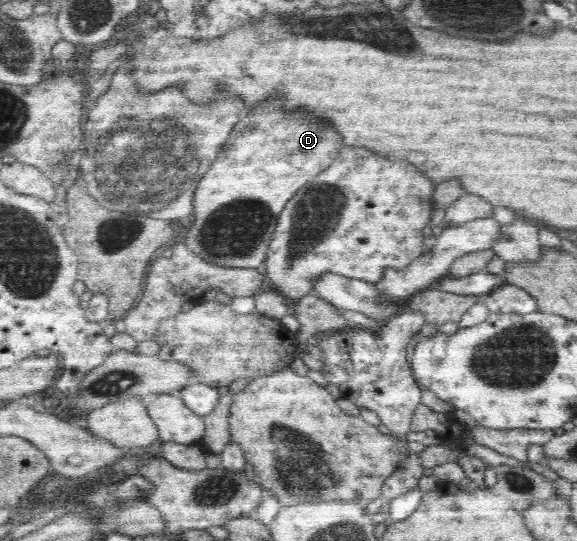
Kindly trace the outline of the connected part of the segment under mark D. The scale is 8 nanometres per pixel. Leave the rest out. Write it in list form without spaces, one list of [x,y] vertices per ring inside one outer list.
[[[273,98],[259,108],[253,108],[247,118],[235,124],[223,152],[211,163],[209,170],[196,186],[193,196],[191,226],[185,236],[185,244],[193,255],[203,260],[230,268],[255,268],[263,265],[279,216],[287,201],[299,188],[311,182],[321,170],[327,170],[335,156],[341,152],[341,138],[325,120],[303,116],[301,112],[283,114],[281,100]]]

